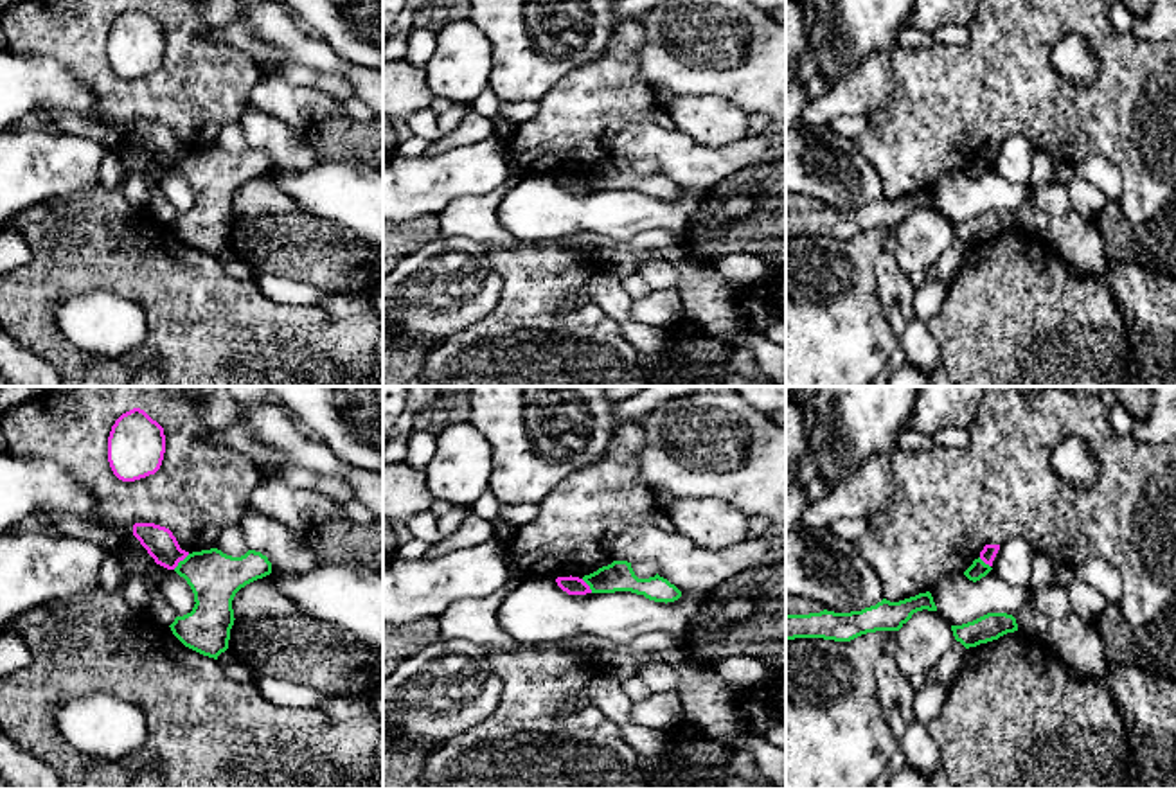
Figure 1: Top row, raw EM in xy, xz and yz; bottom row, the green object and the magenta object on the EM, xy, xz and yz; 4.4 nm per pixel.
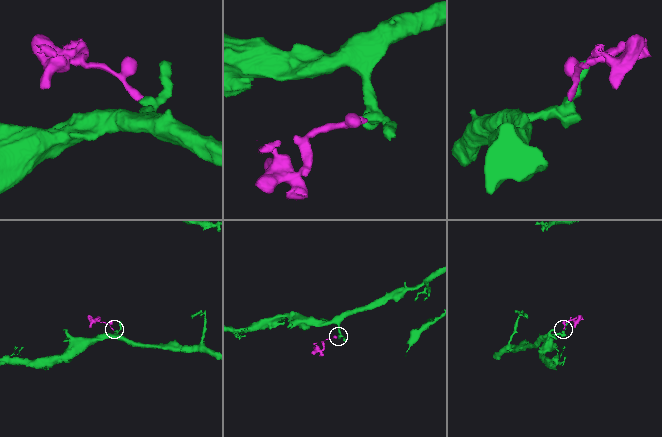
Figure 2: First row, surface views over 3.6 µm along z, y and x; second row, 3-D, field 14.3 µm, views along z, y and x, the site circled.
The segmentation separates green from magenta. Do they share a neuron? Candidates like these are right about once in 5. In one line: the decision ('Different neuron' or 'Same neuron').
Different neuron

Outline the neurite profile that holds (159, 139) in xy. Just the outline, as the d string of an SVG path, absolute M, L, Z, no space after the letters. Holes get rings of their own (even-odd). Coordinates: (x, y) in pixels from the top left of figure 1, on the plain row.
M135 120L133 133L147 147L156 162L174 167L189 149L182 147L173 129L155 120Z

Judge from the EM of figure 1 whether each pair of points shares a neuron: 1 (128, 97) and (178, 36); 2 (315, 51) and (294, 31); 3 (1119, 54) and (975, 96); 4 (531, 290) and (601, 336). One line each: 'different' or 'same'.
1: same
2: same
3: same
4: same

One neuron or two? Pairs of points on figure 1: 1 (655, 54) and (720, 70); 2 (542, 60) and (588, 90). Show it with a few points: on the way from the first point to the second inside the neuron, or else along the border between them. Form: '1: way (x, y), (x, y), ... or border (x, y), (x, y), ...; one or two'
1: way (671, 54), (703, 54); one
2: border (601, 53), (572, 69), (538, 101); two

